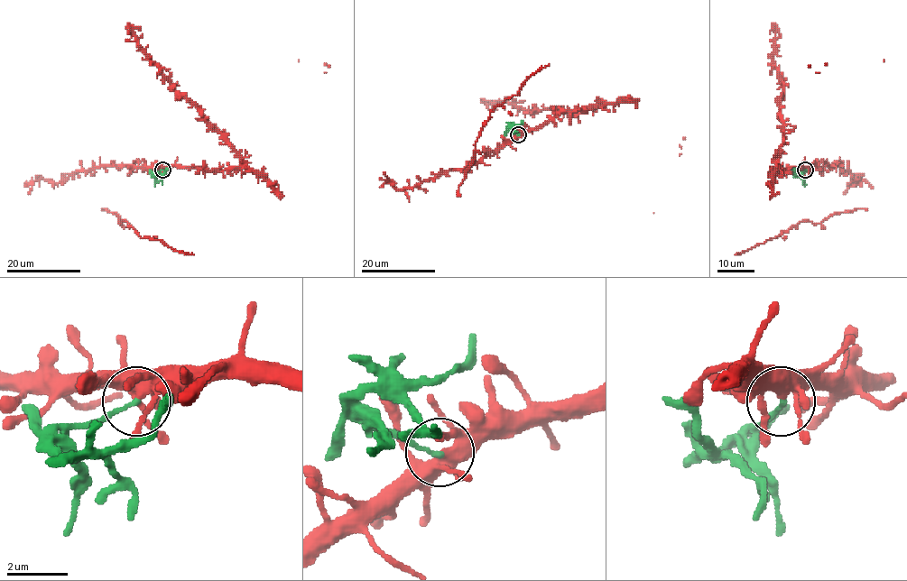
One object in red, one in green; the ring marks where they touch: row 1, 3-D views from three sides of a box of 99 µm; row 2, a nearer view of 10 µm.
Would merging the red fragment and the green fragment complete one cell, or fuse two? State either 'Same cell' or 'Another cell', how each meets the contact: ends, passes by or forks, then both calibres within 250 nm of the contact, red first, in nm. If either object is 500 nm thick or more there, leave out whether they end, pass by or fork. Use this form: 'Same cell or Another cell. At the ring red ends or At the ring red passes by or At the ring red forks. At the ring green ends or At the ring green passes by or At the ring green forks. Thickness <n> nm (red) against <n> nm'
Another cell. At the ring red forks. At the ring green ends. Thickness 360 nm (red) against 140 nm

